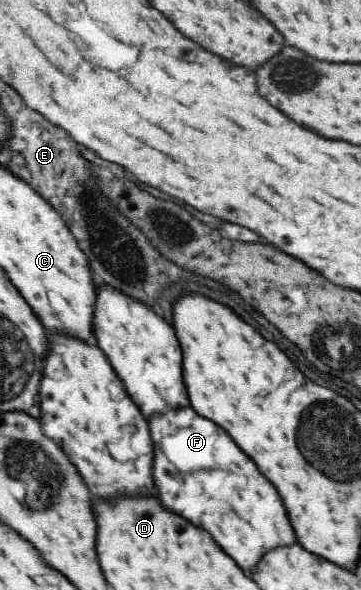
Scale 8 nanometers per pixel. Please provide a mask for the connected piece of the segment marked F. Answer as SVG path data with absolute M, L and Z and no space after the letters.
M191 405L170 408L167 413L150 418L150 425L155 442L154 473L156 485L160 485L160 499L164 505L188 517L194 525L208 529L242 569L248 569L250 573L254 565L258 565L258 561L264 557L264 551L268 553L274 547L296 544L295 527L292 527L291 519L288 519L291 515L288 515L276 487L258 471L256 463L234 443L234 439L228 433L222 433L220 425L199 415Z

